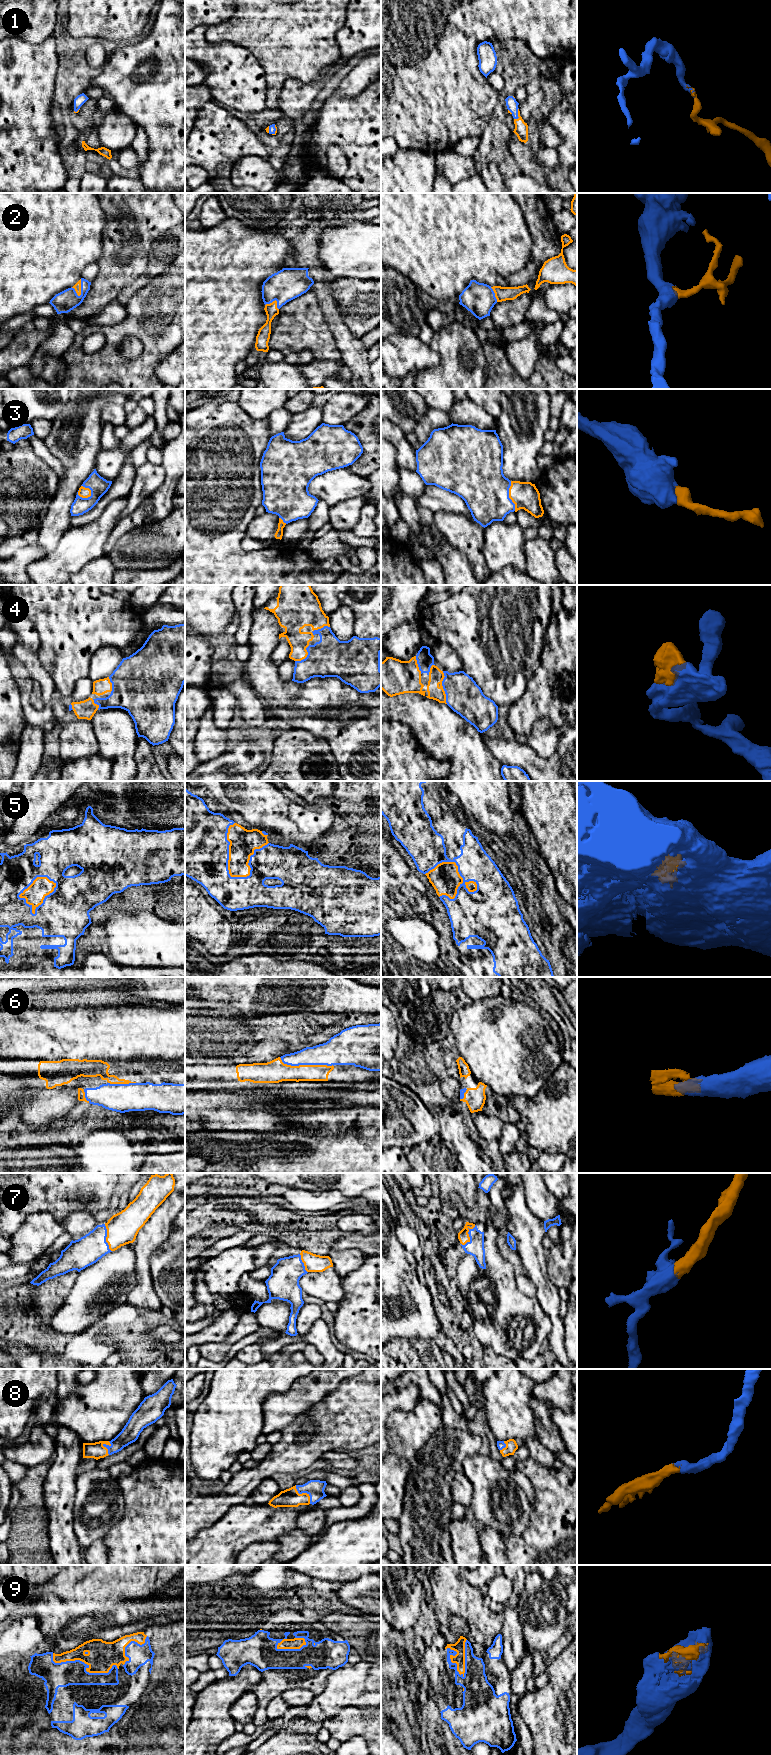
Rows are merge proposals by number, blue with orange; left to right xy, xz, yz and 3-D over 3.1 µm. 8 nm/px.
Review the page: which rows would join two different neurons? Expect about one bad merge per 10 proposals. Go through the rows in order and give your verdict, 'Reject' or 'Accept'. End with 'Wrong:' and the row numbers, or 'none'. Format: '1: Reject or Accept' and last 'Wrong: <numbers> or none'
1: Accept
2: Accept
3: Accept
4: Accept
5: Accept
6: Accept
7: Accept
8: Accept
9: Accept
Wrong: none

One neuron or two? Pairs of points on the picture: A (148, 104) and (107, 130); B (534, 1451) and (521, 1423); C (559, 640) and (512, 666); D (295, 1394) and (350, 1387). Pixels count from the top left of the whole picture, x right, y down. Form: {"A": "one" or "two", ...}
{"A": "two", "B": "two", "C": "two", "D": "two"}

